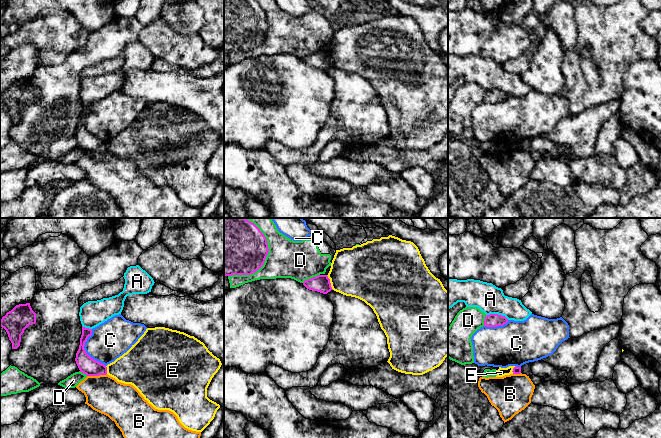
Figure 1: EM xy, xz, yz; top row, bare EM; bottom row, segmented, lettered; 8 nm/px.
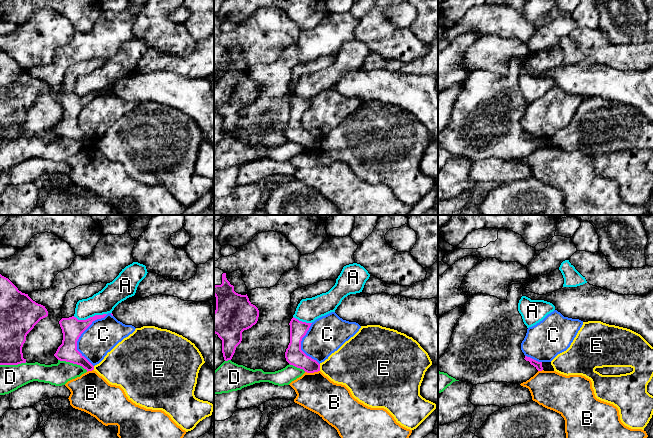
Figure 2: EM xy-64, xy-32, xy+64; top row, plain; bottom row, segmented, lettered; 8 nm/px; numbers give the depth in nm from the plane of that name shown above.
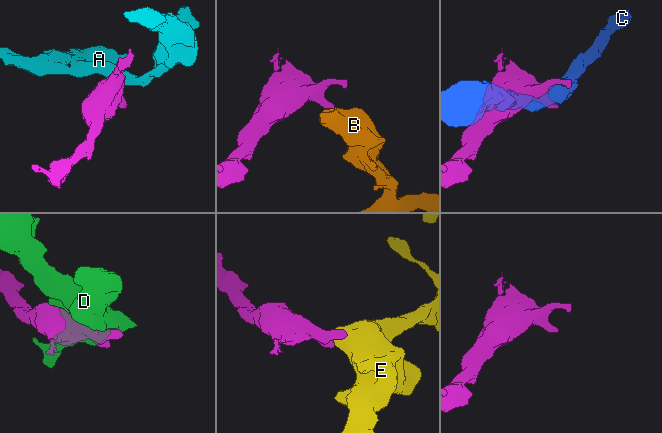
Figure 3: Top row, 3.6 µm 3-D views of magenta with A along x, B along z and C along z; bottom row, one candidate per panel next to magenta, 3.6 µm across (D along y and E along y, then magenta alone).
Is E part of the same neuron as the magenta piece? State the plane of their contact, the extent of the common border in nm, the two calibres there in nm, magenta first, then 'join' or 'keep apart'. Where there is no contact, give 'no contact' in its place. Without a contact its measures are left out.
xz | 130 nm | 140/400 nm | keep apart

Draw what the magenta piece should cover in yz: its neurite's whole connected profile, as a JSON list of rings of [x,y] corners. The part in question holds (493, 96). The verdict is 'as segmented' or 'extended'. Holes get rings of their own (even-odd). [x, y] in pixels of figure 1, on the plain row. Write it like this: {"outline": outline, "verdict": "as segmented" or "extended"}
{"outline": [[[490,90],[485,92],[484,102],[486,103],[497,103],[503,102],[508,98],[508,95],[505,92],[498,90]]], "verdict": "as segmented"}

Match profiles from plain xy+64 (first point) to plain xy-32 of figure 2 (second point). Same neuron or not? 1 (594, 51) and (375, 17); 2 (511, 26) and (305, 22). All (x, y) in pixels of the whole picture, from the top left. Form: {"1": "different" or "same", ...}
{"1": "same", "2": "different"}

